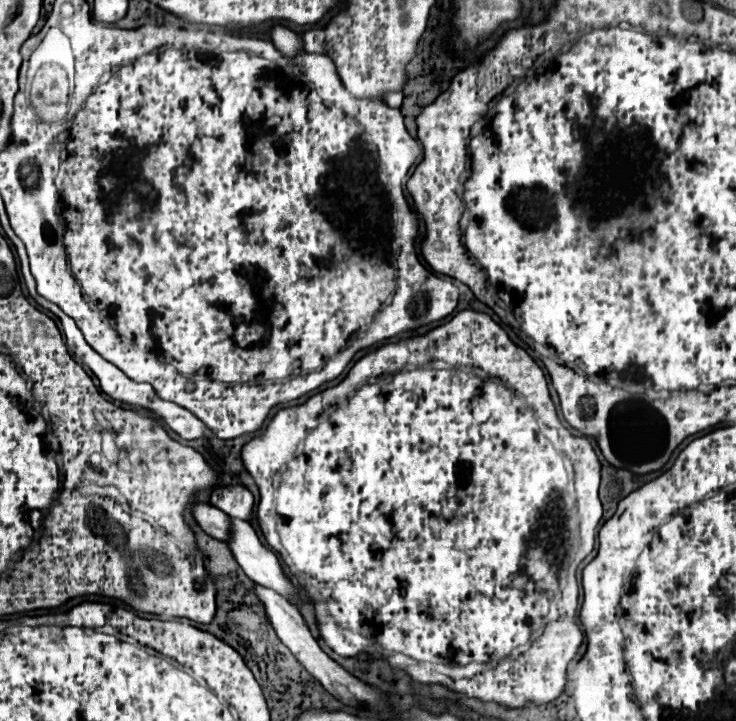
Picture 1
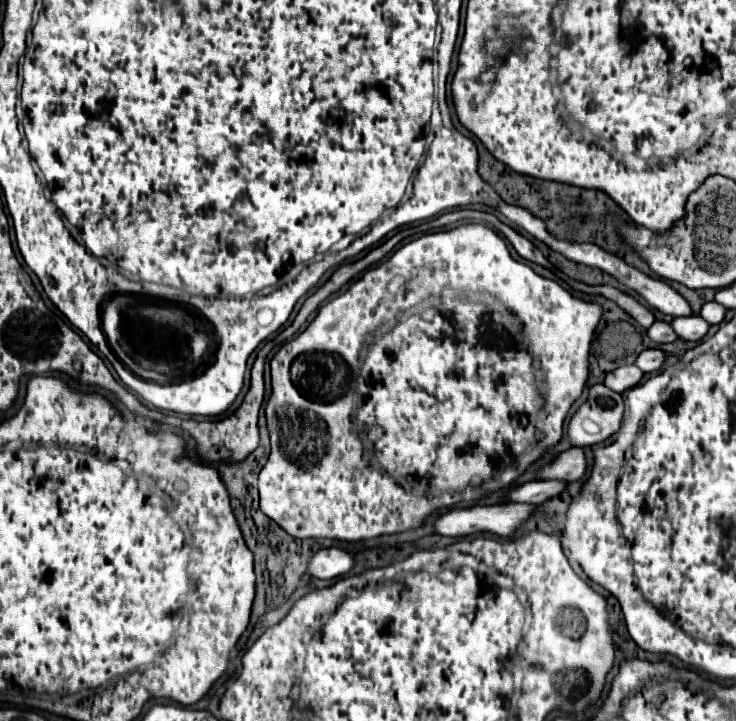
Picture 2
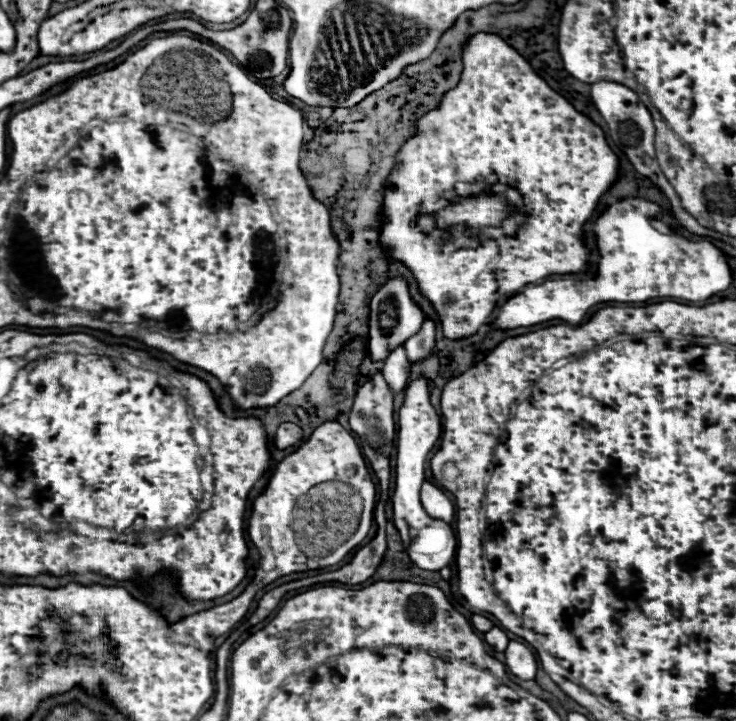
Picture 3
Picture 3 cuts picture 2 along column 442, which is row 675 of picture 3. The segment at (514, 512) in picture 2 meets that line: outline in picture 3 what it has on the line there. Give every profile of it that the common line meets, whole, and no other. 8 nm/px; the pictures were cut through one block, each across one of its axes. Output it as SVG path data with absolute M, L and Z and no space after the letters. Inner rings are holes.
M510 642L504 654L506 654L506 668L514 676L518 676L520 680L534 680L536 678L536 670L538 670L536 658L524 644Z

